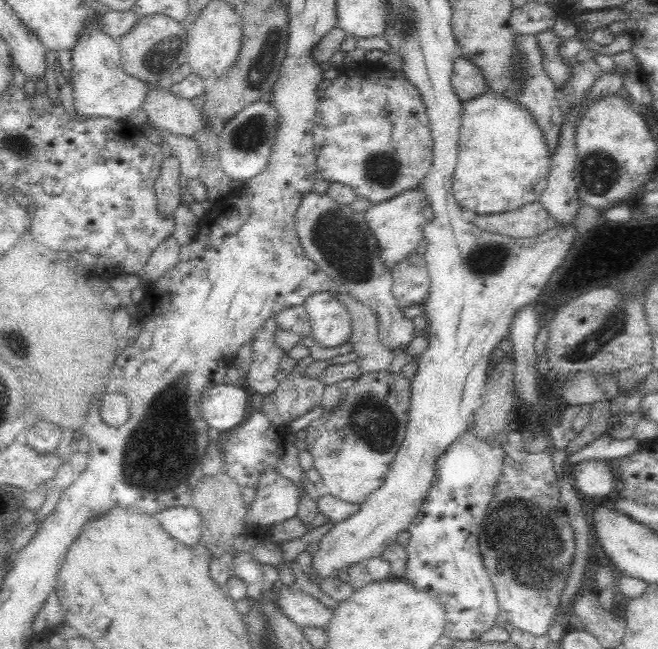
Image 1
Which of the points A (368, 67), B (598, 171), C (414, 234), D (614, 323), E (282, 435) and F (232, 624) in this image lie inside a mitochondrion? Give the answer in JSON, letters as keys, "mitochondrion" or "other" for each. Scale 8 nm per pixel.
{"A":"other","B":"mitochondrion","C":"other","D":"mitochondrion","E":"other","F":"other"}

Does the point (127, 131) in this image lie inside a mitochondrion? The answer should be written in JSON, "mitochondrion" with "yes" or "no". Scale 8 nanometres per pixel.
{"mitochondrion":"no"}

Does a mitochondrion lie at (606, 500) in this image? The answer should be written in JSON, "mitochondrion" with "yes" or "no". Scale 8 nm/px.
{"mitochondrion":"no"}

